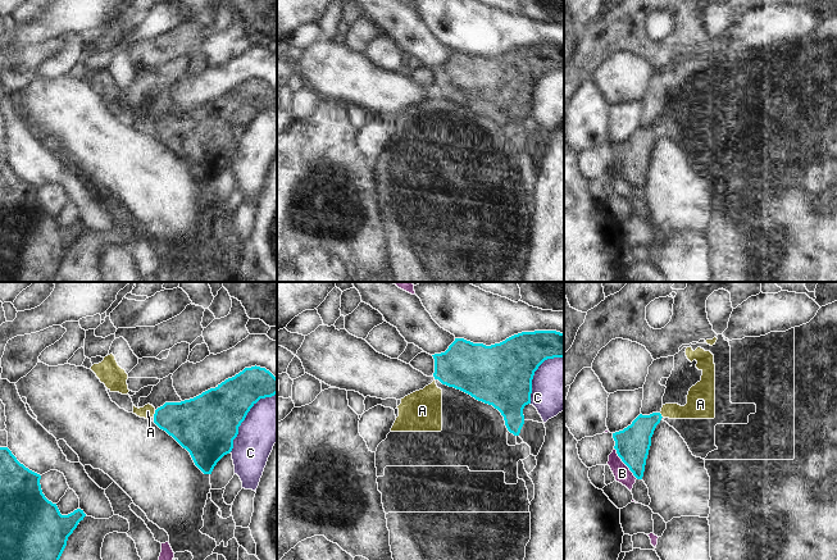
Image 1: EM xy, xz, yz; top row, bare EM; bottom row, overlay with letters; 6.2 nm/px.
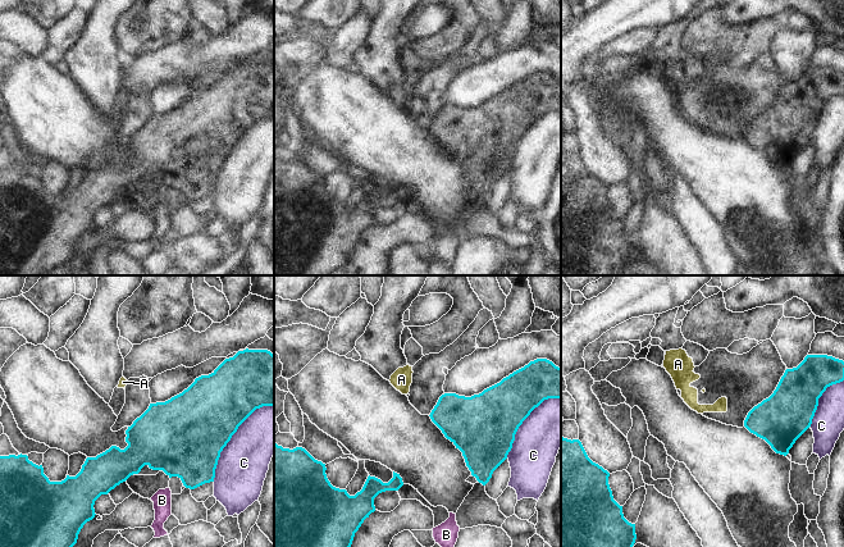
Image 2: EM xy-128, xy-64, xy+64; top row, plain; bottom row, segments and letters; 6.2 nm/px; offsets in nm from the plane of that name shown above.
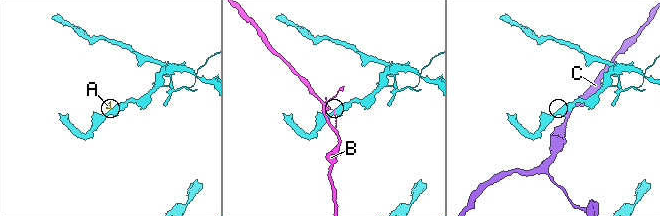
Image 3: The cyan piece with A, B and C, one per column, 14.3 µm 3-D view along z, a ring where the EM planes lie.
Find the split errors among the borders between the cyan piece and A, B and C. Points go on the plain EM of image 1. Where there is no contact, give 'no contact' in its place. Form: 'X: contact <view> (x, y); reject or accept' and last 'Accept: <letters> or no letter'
A: contact xy (154, 127); reject
B: contact yz (623, 174); reject
C: contact xy (245, 130); reject
Accept: no letter

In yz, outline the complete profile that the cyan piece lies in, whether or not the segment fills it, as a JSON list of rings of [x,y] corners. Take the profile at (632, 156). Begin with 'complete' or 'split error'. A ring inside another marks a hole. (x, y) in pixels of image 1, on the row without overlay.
complete; [[[660,126],[640,127],[631,138],[613,146],[618,169],[637,192],[643,190],[651,150],[661,131]]]

